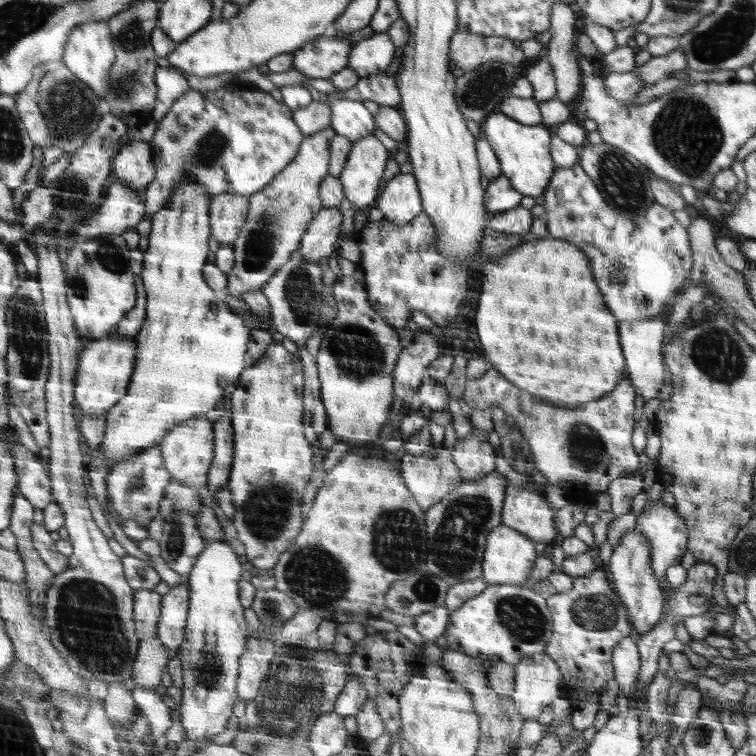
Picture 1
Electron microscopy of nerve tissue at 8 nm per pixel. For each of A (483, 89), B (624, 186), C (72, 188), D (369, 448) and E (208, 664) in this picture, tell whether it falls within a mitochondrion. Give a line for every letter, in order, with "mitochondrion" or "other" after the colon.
A: mitochondrion
B: mitochondrion
C: mitochondrion
D: other
E: mitochondrion

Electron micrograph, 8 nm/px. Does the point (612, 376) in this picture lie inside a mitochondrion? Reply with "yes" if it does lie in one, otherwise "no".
no

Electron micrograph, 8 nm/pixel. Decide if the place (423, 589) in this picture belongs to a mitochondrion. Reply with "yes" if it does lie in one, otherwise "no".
yes

